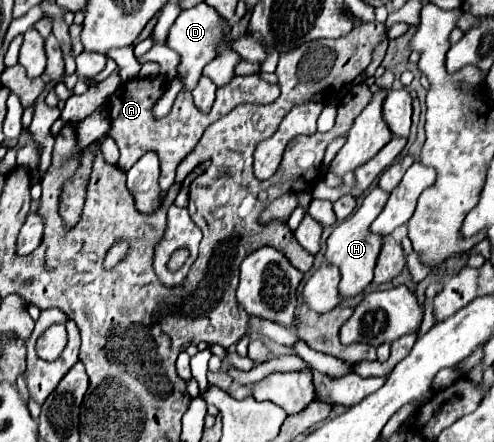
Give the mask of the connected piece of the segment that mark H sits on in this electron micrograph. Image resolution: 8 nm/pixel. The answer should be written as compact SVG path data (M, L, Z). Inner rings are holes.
M376 186L372 192L366 194L366 198L362 200L360 208L356 208L354 214L348 220L344 220L342 224L338 224L334 228L334 232L330 234L330 238L326 242L328 244L326 246L326 260L340 268L340 274L342 274L340 294L344 298L360 294L372 282L372 278L374 278L374 266L376 266L376 260L378 260L378 254L380 254L380 248L382 248L382 236L372 234L368 230L368 226L382 212L386 200L388 200L388 192L384 192L382 188Z

